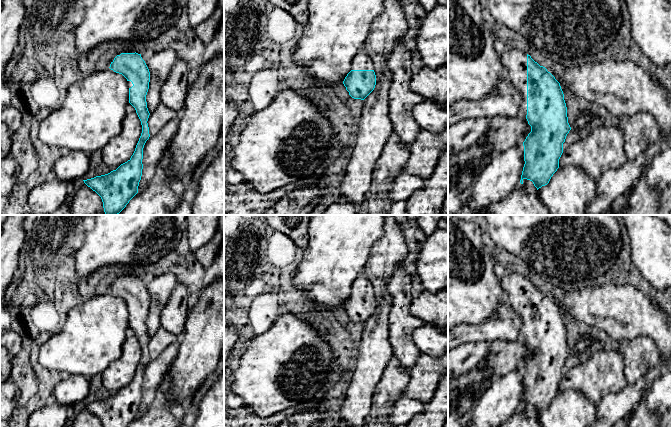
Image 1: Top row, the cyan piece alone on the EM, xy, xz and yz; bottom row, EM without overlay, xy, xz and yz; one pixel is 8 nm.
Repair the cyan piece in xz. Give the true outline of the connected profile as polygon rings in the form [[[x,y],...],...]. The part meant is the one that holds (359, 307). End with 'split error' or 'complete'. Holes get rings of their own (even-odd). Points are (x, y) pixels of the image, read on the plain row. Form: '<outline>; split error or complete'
[[[364,275],[353,282],[351,295],[345,301],[343,308],[354,323],[364,324],[374,314],[376,309],[374,288]]]; split error

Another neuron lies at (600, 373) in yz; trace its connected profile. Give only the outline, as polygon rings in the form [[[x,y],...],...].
[[[590,351],[581,362],[563,375],[559,383],[559,392],[573,389],[582,392],[589,403],[596,405],[609,394],[615,394],[628,385],[624,374],[624,356],[622,351]]]

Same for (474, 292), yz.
[[[448,215],[448,332],[459,324],[486,322],[501,302],[508,300],[494,273],[495,261],[483,249],[482,232],[475,221]]]

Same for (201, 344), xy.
[[[220,278],[198,292],[197,303],[189,309],[185,332],[179,338],[176,359],[164,377],[162,387],[168,403],[173,404],[191,397],[204,380],[216,369],[224,347],[224,279]]]

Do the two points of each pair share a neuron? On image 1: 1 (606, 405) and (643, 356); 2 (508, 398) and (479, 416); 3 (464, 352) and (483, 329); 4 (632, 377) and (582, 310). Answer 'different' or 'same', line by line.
1: different
2: same
3: different
4: different

